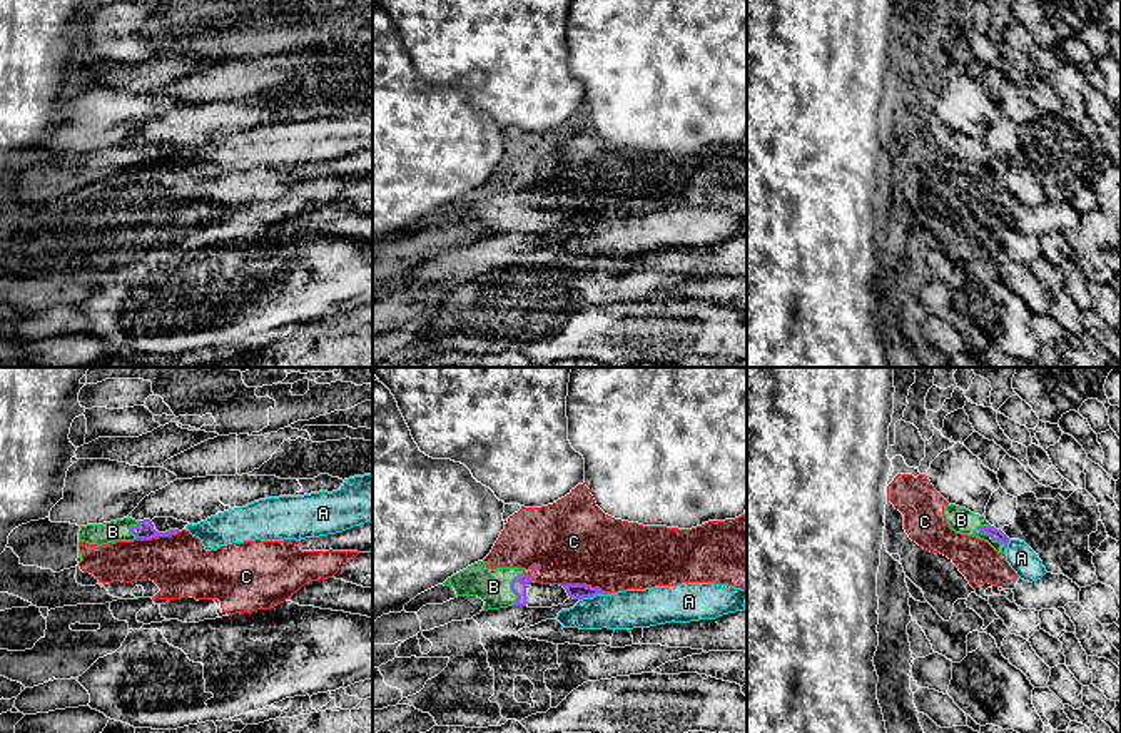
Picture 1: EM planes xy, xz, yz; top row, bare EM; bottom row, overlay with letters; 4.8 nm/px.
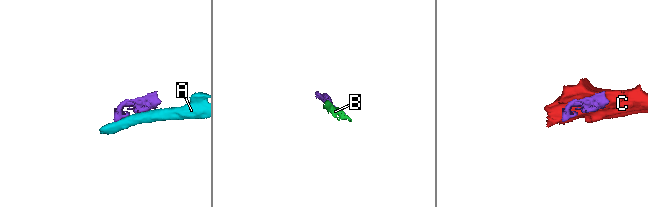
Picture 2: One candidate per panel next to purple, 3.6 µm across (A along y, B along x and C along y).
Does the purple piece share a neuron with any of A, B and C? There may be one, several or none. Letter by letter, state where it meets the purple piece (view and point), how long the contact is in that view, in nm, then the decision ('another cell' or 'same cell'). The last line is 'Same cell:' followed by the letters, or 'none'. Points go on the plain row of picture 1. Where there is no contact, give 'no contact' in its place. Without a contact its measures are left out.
A: xz (595, 221) | 160 nm | another cell
B: yz (991, 164) | 170 nm | same cell
C: xz (585, 211) | 260 nm | another cell
Same cell: B

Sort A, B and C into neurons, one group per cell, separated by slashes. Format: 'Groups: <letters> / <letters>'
Groups: A / B / C

